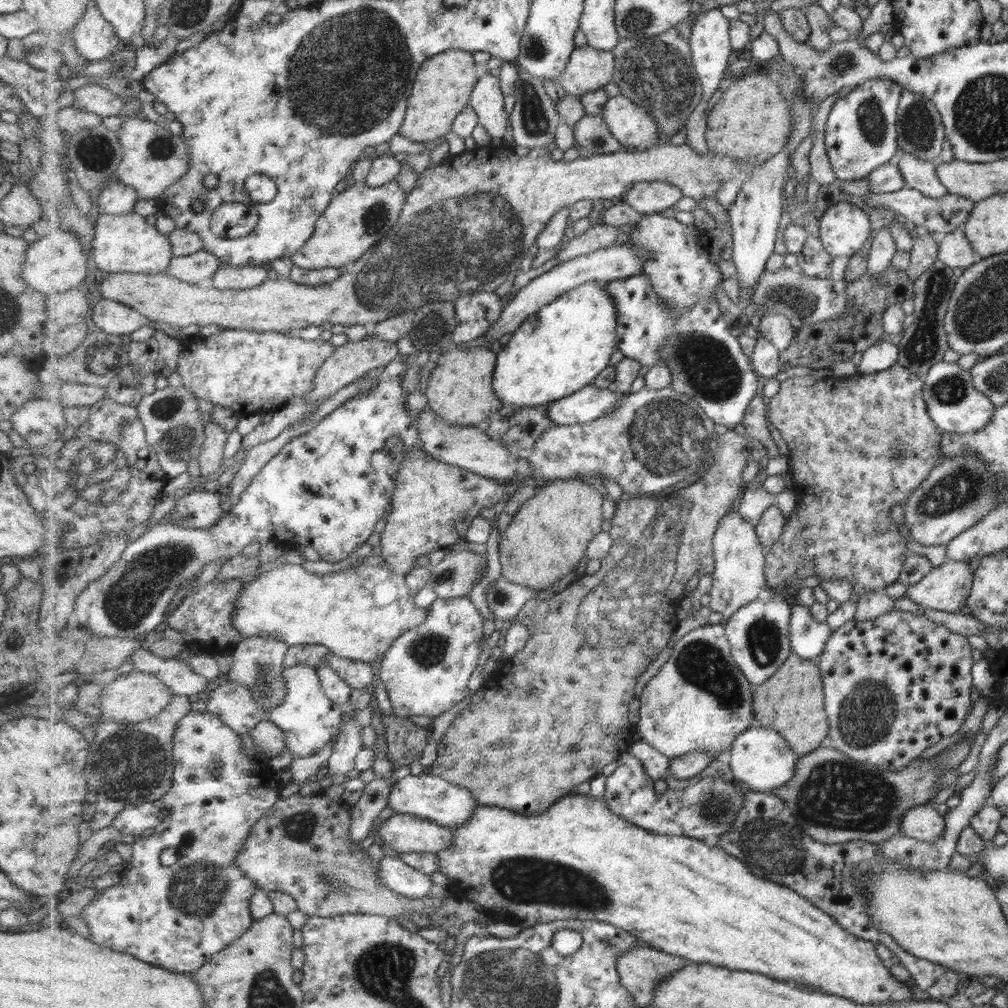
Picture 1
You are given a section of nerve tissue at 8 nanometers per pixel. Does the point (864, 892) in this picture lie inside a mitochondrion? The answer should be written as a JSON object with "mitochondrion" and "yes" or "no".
{"mitochondrion":"no"}

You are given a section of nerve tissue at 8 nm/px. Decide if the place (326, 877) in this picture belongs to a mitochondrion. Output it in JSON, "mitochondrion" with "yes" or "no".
{"mitochondrion":"yes"}

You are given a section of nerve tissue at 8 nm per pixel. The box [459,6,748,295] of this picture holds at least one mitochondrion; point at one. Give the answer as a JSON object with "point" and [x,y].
{"point":[658,72]}

